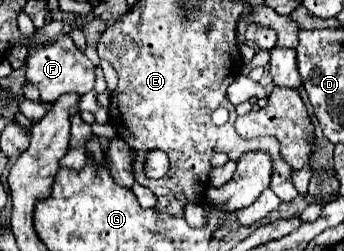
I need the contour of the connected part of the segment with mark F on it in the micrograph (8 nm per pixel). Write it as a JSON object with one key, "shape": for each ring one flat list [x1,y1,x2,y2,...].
{"shape":[[61,34,59,40,47,44,47,48,39,48,27,58,27,80,39,88,43,102,55,102,65,92,85,94,94,89,95,66,83,56,83,52,73,44,67,34]]}

